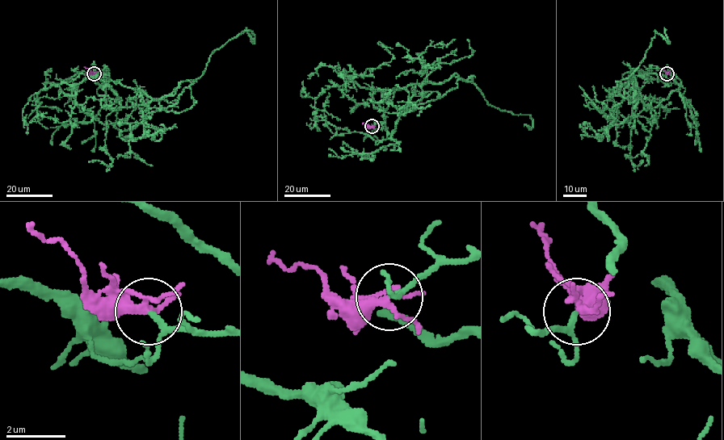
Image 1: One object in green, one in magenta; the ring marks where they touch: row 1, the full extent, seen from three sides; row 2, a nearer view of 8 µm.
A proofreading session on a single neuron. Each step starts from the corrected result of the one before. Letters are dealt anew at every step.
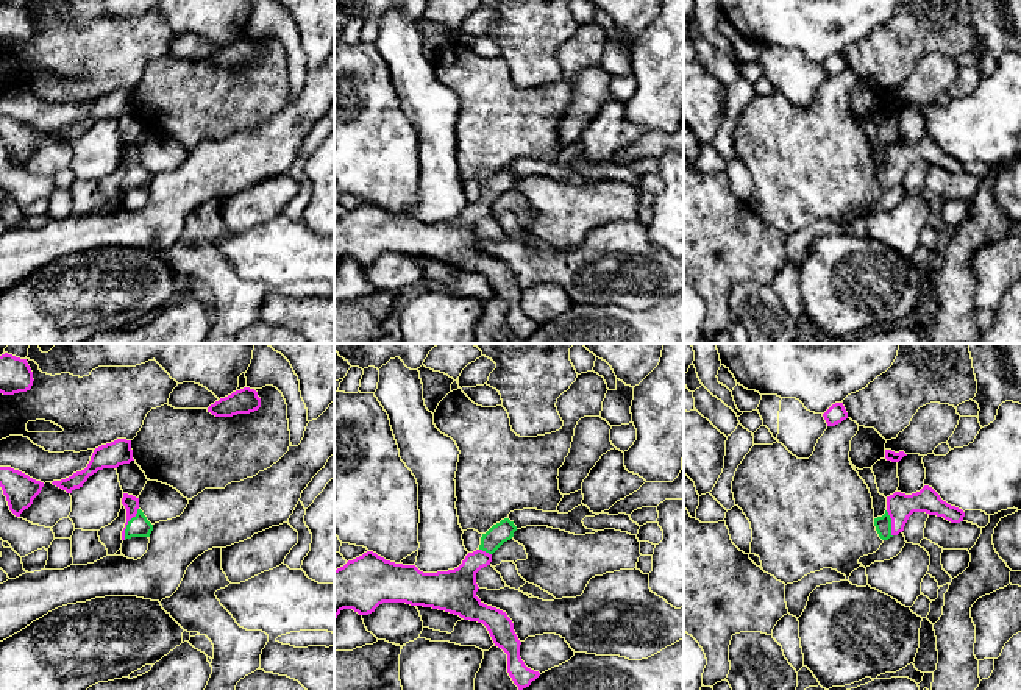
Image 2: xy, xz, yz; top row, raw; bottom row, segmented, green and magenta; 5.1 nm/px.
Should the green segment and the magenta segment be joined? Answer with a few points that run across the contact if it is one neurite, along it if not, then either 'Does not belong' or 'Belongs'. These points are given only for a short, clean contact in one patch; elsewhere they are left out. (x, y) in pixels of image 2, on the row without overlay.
Line: xy (138, 177), (128, 174), (131, 153). Belongs

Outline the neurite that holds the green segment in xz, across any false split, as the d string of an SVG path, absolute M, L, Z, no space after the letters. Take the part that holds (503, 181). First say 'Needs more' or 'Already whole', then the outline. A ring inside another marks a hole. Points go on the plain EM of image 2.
Needs more. M501 170L482 184L479 198L468 203L457 219L437 223L423 223L415 215L395 214L367 201L334 220L334 270L343 259L368 265L382 253L406 253L482 273L495 297L507 304L507 323L518 340L523 340L540 323L521 311L521 292L507 264L476 247L476 223L490 215L492 205L510 190L515 181L514 172Z

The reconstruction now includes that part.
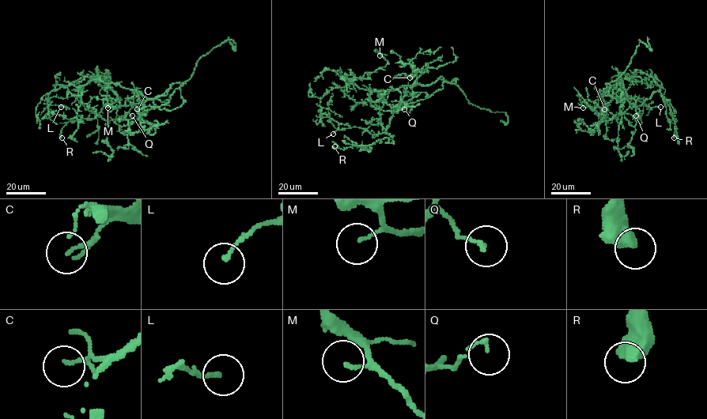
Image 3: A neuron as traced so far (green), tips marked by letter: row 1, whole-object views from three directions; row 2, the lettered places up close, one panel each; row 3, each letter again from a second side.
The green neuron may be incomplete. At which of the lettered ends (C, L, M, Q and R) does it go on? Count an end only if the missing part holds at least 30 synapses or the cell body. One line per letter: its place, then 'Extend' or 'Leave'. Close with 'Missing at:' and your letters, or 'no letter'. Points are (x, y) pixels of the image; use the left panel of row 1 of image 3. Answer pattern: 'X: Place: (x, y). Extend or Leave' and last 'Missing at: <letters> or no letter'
C: Place: (137, 109). Leave
L: Place: (61, 107). Leave
M: Place: (107, 107). Leave
Q: Place: (132, 115). Leave
R: Place: (62, 137). Leave
Missing at: no letter

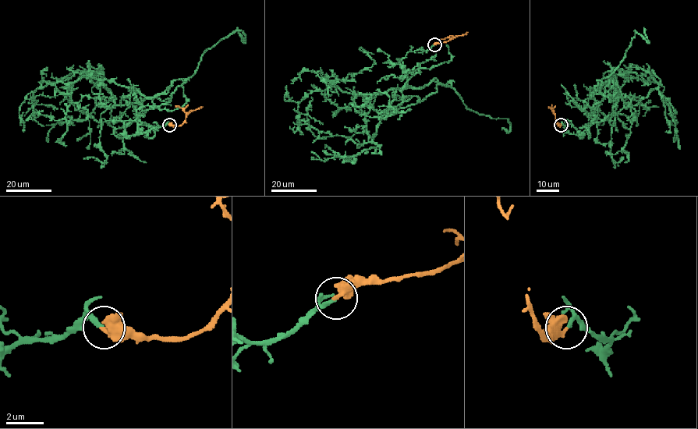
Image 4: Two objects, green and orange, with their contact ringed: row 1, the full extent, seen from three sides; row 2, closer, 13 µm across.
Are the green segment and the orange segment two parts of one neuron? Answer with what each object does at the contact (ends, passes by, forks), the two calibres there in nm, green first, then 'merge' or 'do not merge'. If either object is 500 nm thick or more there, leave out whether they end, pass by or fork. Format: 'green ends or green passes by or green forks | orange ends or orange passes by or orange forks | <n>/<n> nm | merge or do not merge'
green ends | orange ends | 200/380 nm | merge

